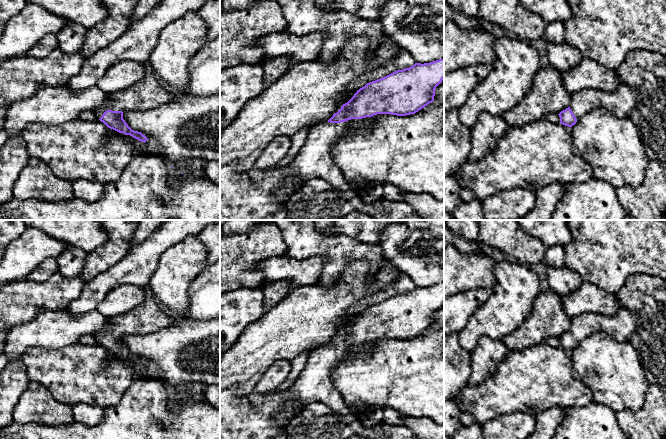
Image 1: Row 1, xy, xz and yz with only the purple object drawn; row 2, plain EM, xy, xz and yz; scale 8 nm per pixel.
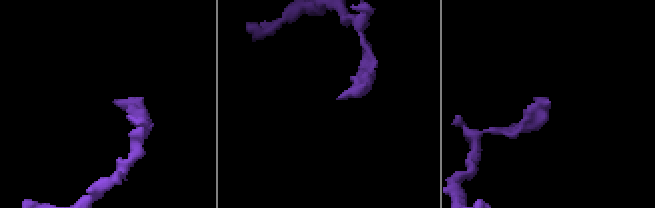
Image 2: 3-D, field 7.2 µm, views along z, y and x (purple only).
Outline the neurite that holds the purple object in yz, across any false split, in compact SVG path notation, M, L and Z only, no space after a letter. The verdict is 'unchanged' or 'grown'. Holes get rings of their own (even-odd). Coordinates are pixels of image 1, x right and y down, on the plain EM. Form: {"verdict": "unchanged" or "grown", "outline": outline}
{"verdict": "grown", "outline": "M620 302L614 315L584 312L572 320L570 330L558 338L560 347L568 351L572 351L580 342L596 333L605 333L618 342L629 341L636 331L638 314Z"}

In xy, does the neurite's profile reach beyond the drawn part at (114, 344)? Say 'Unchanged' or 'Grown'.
Grown

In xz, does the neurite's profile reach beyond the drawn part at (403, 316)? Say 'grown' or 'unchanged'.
grown

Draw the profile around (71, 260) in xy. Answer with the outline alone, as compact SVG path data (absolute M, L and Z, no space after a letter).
M67 246L56 258L58 272L68 278L78 277L85 264L87 252L78 247Z

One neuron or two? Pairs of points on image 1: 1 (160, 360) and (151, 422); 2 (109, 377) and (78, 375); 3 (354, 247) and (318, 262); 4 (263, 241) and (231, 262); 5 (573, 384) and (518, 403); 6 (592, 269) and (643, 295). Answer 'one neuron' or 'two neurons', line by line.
1: two neurons
2: one neuron
3: two neurons
4: one neuron
5: one neuron
6: two neurons

